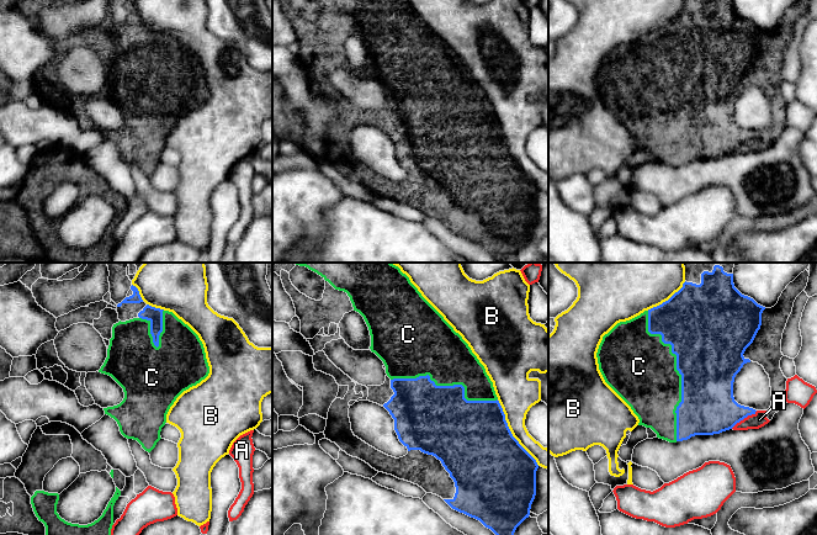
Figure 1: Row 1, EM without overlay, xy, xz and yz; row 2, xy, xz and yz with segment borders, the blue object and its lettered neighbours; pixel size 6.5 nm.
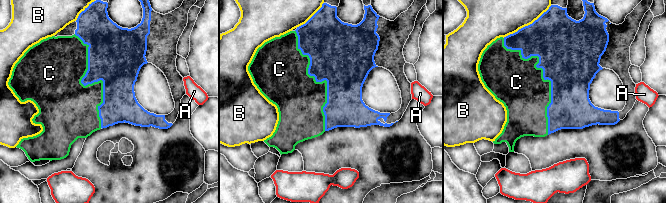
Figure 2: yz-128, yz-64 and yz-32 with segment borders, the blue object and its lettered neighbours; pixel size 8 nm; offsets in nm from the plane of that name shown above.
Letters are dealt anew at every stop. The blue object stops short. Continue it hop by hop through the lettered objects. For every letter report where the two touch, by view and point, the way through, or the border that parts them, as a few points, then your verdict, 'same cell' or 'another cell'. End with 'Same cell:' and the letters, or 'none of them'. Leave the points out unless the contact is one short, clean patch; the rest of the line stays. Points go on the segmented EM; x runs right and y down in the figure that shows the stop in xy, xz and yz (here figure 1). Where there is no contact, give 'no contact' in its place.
A: meets blue in yz at (743, 418); another cell
B: meets blue in xz at (510, 433); another cell
C: meets blue in yz at (677, 369); same cell
Same cell: C

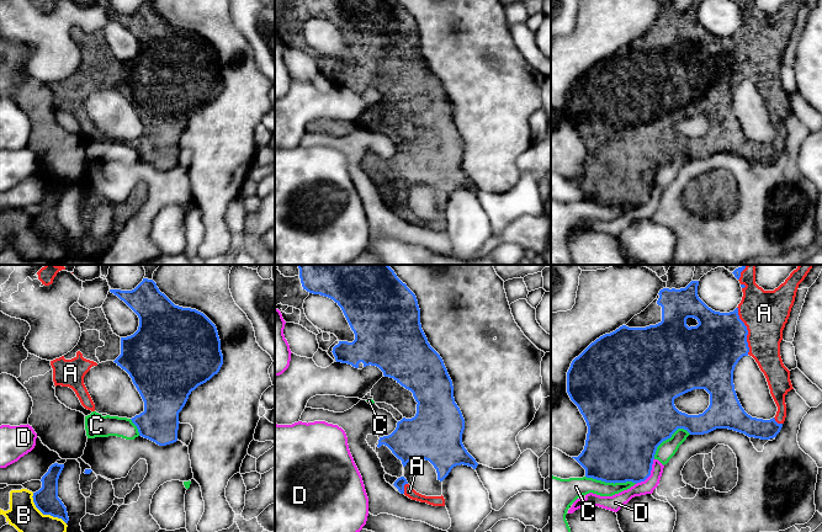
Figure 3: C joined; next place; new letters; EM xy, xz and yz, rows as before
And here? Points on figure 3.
A: meets blue in yz at (747, 330); same cell
B: meets blue in xy at (44, 514); another cell
C: meets blue in yz at (611, 482); another cell
D: meets blue in yz at (650, 473); another cell
Same cell: A

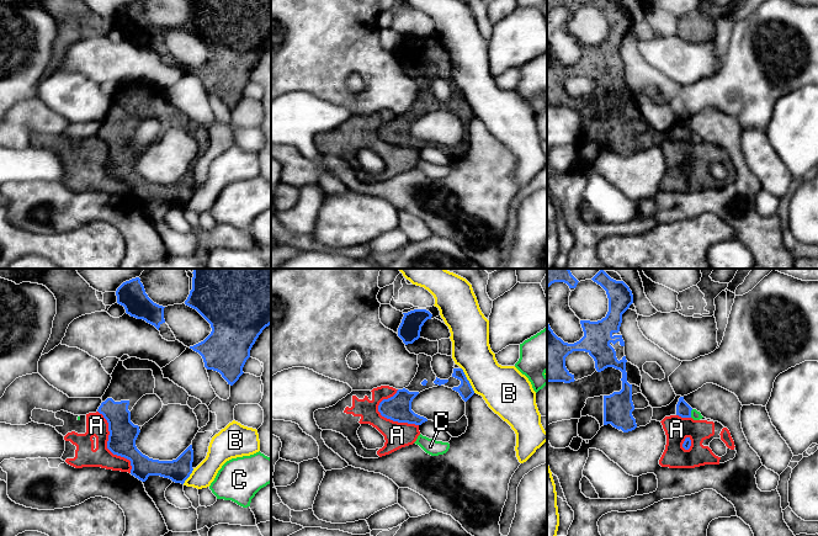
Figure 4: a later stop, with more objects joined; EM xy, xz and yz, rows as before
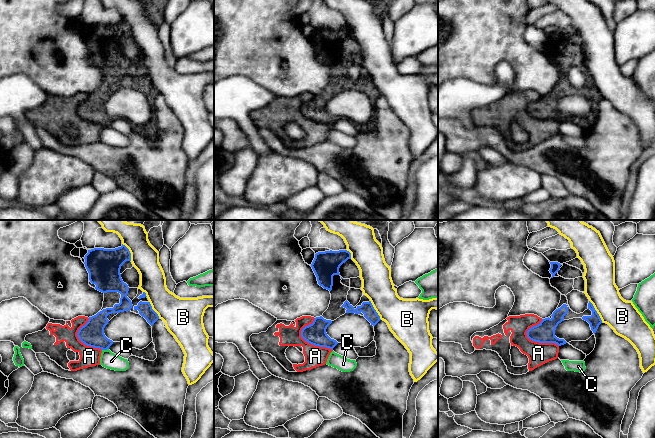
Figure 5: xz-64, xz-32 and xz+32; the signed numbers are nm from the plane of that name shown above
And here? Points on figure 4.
A: meets blue in xy at (107, 446); another cell
B: meets blue in xz at (467, 380); another cell
C: meets blue in yz at (690, 413); another cell
Same cell: none of them

